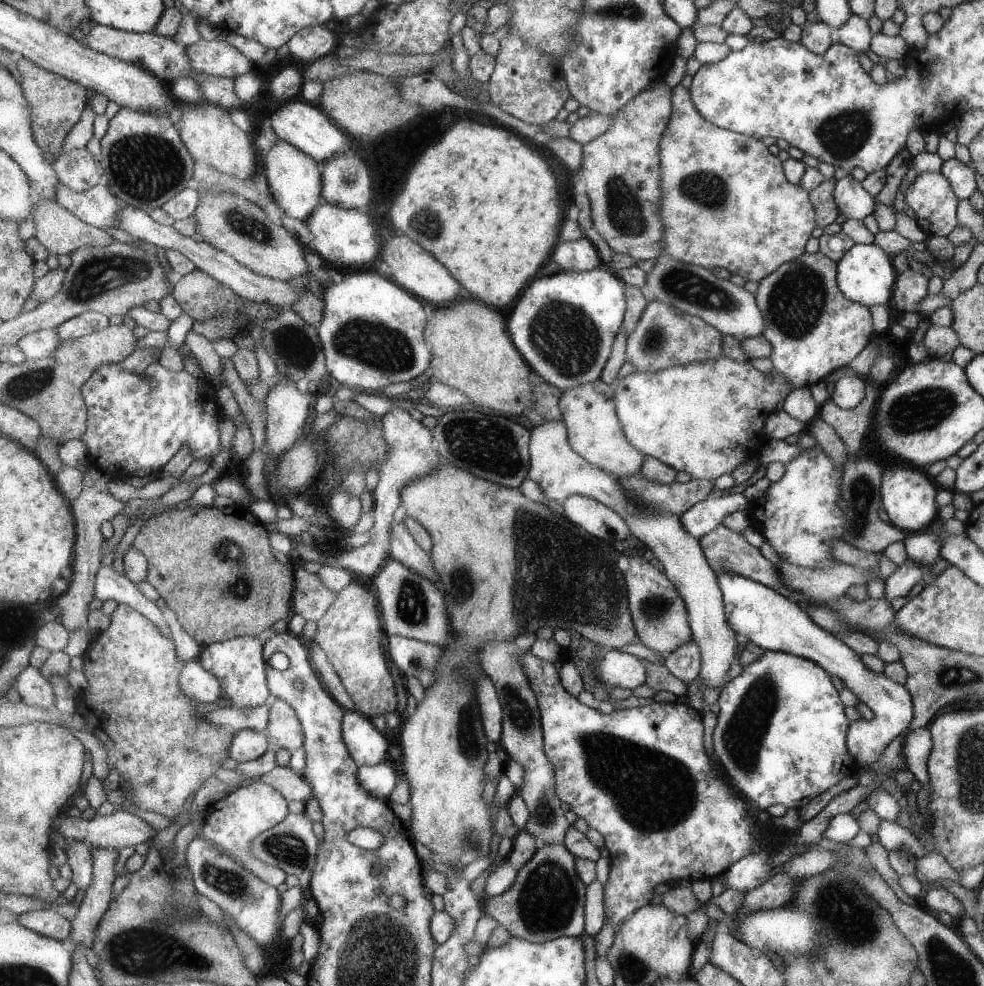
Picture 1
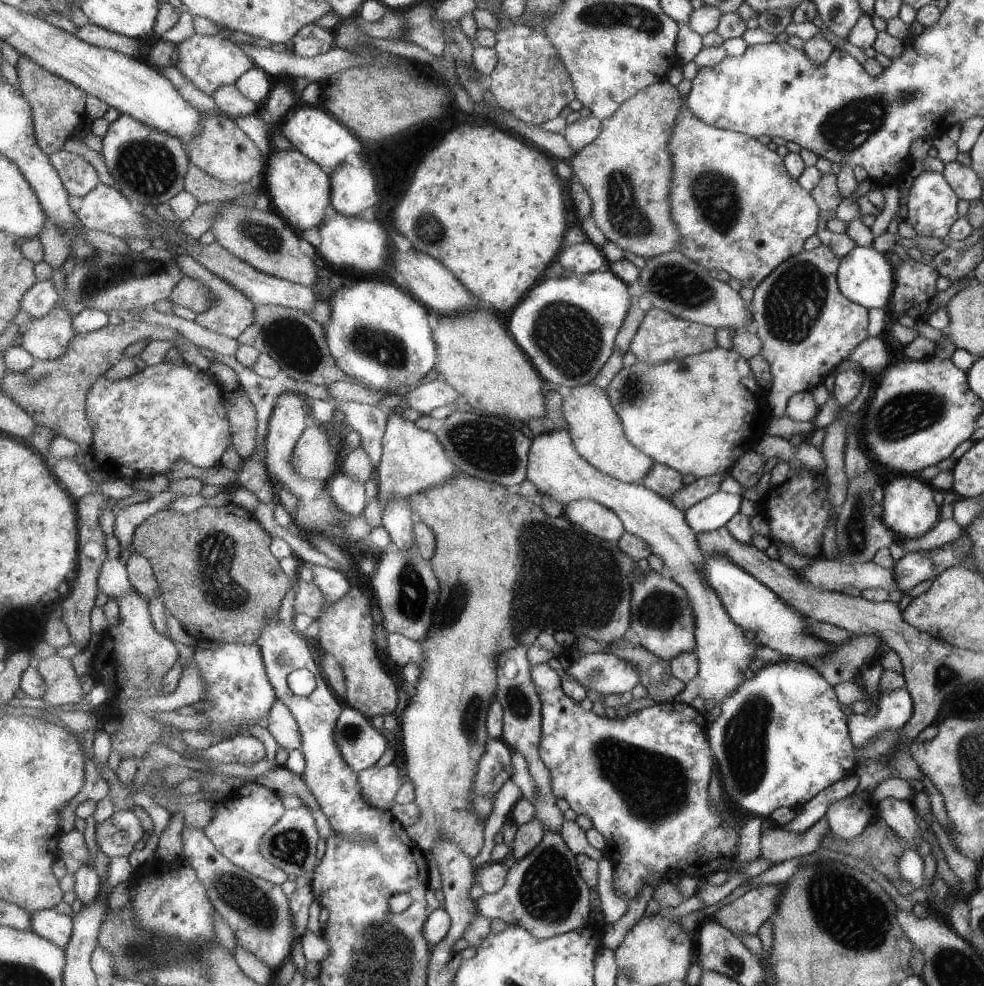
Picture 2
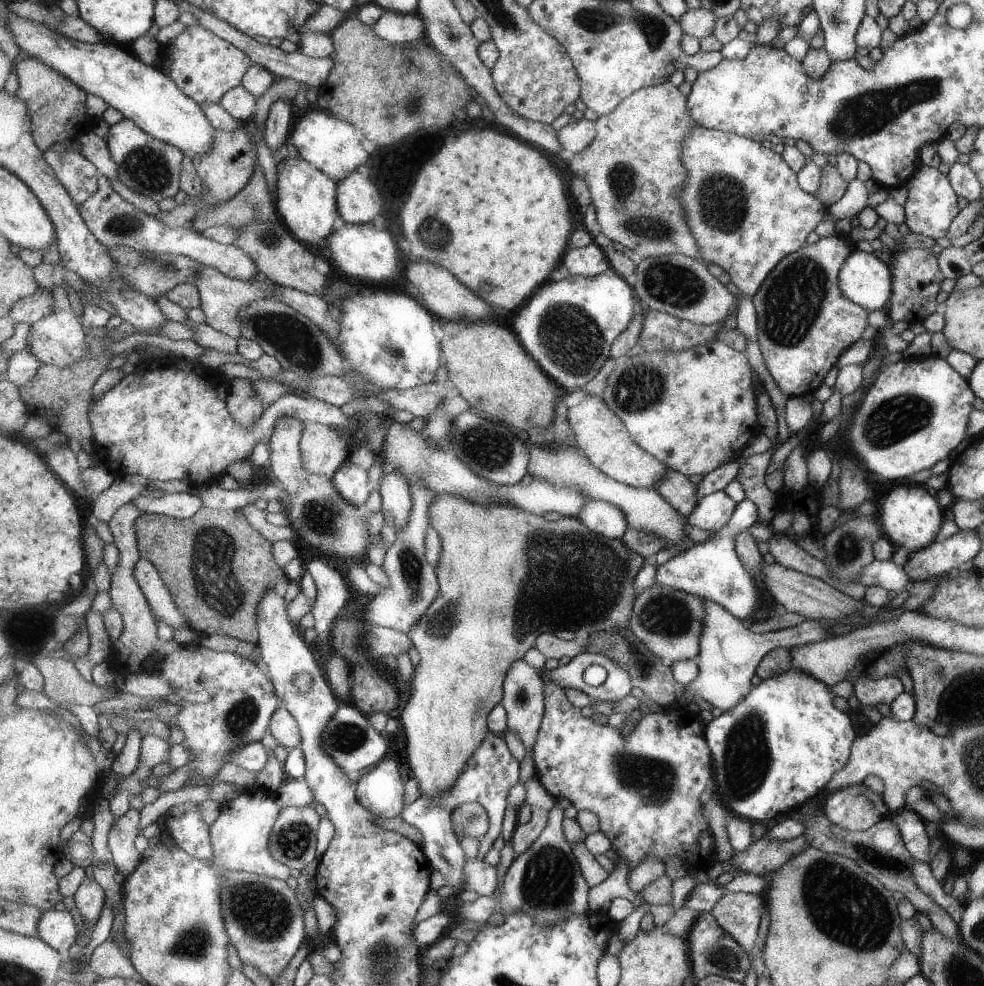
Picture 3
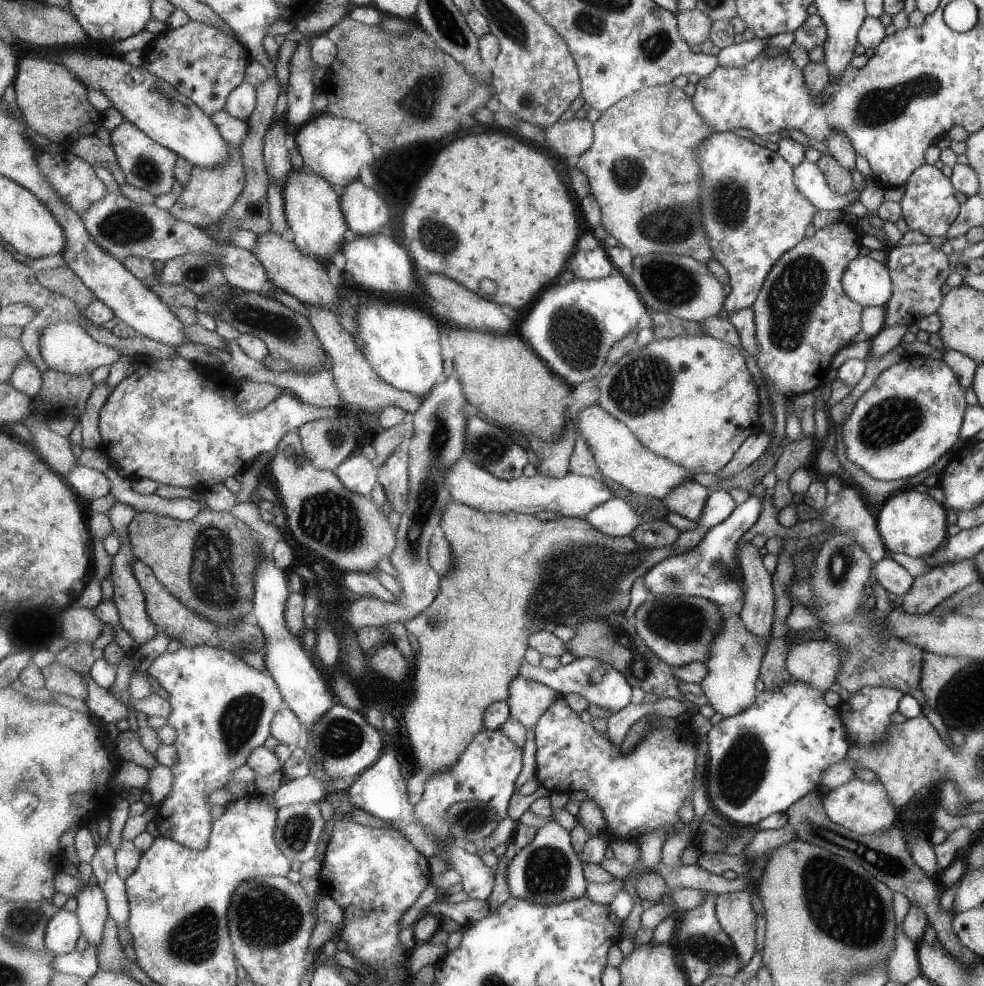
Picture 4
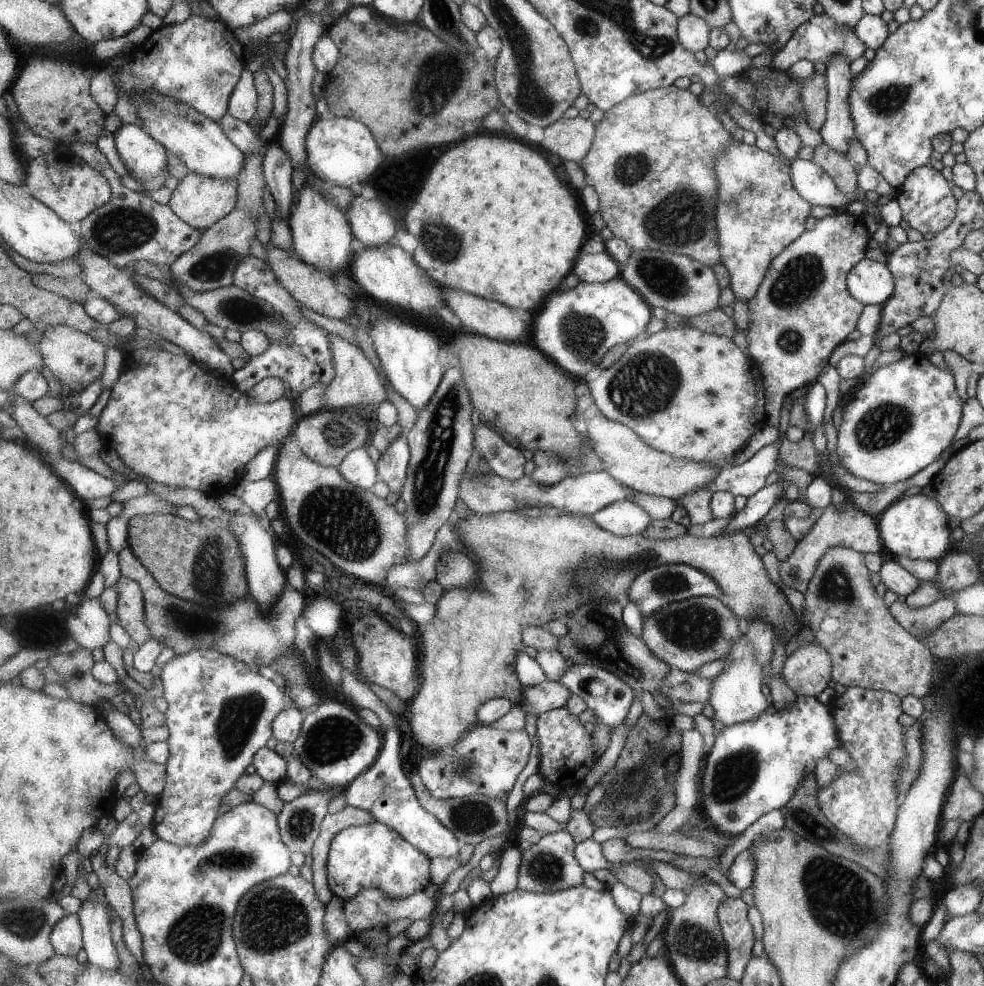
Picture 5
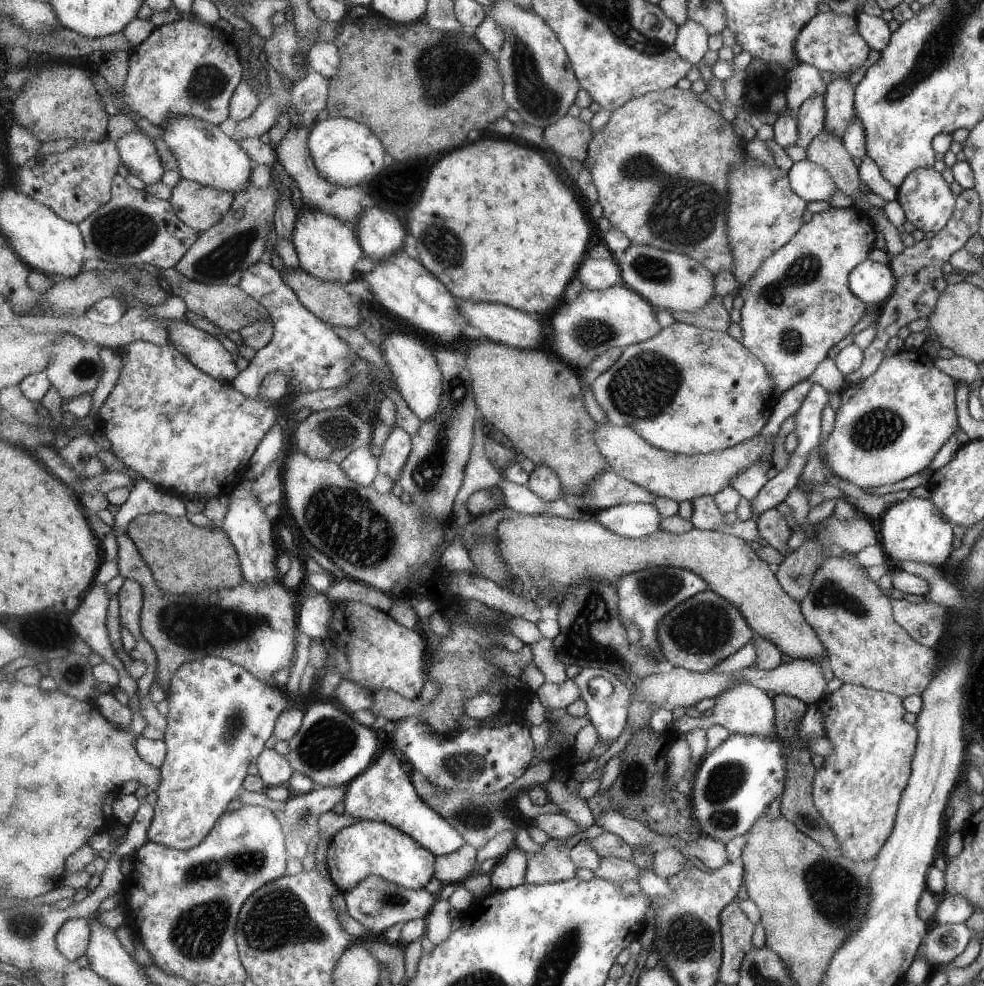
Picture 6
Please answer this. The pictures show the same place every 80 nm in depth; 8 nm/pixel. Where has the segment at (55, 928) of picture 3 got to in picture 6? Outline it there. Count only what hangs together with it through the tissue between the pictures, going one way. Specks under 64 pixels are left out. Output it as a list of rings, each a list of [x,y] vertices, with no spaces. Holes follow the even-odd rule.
[[[78,916],[63,924],[57,934],[57,945],[67,958],[75,962],[81,956],[87,957],[91,938],[93,938],[91,920]]]

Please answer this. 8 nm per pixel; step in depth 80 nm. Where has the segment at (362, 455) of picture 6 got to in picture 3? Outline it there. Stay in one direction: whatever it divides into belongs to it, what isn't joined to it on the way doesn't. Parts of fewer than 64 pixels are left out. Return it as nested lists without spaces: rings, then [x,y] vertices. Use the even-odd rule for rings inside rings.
[[[347,460],[344,465],[332,476],[338,491],[350,503],[359,508],[365,508],[366,502],[372,493],[369,482],[369,472],[361,466],[355,466]]]

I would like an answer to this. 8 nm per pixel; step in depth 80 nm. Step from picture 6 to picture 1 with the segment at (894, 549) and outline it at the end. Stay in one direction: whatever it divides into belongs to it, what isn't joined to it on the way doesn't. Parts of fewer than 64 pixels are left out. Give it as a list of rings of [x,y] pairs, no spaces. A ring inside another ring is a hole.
[[[889,468],[883,470],[880,482],[880,504],[883,505],[884,511],[889,518],[889,524],[904,530],[909,534],[916,534],[917,530],[926,530],[931,522],[935,522],[935,488],[931,484],[931,480],[915,470],[915,468]]]

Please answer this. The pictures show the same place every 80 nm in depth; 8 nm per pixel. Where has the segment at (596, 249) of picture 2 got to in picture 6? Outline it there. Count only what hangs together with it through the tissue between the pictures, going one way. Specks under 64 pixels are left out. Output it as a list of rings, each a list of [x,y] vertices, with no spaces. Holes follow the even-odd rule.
[[[589,257],[581,266],[578,274],[583,288],[609,290],[611,286],[624,285],[623,274],[617,257],[605,259]]]

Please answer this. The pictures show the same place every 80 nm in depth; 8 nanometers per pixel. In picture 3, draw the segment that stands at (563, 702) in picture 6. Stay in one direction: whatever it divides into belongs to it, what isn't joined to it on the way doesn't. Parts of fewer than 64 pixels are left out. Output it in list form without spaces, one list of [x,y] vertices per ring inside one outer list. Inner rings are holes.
[[[523,658],[523,659],[521,659],[521,660],[518,660],[518,661],[515,661],[515,662],[514,662],[514,663],[513,663],[513,664],[512,664],[512,667],[511,667],[511,668],[510,668],[510,669],[509,669],[509,672],[508,672],[508,678],[505,678],[505,682],[504,682],[504,697],[503,697],[503,700],[502,700],[502,702],[501,702],[501,704],[502,704],[502,705],[503,705],[503,706],[504,706],[504,707],[505,707],[505,708],[506,708],[506,709],[507,709],[507,710],[508,710],[508,730],[509,730],[509,731],[513,731],[513,732],[514,732],[514,733],[515,733],[515,734],[516,734],[516,735],[517,735],[517,736],[518,736],[518,737],[519,737],[519,738],[520,738],[520,739],[521,739],[521,742],[524,742],[524,743],[525,743],[525,746],[526,746],[526,748],[527,748],[527,750],[528,750],[528,752],[529,752],[529,753],[531,753],[531,754],[532,754],[532,760],[533,760],[533,761],[534,761],[534,765],[535,765],[535,766],[534,766],[534,772],[535,772],[535,775],[537,775],[537,774],[538,774],[538,769],[537,769],[537,768],[536,768],[536,762],[535,762],[535,760],[534,760],[534,748],[535,748],[535,745],[536,745],[536,742],[537,742],[537,739],[538,739],[538,734],[539,734],[539,731],[540,731],[540,730],[541,730],[541,721],[542,721],[542,720],[543,720],[543,719],[544,719],[544,714],[545,714],[545,711],[546,711],[546,696],[545,696],[545,693],[544,693],[544,680],[543,680],[543,678],[541,678],[541,671],[540,671],[540,670],[539,670],[539,669],[538,669],[538,668],[535,668],[535,667],[534,667],[534,666],[531,666],[531,665],[530,665],[530,664],[529,664],[529,663],[528,663],[528,662],[527,662],[527,661],[526,661],[526,660],[525,660],[525,659],[524,659],[524,658]]]

